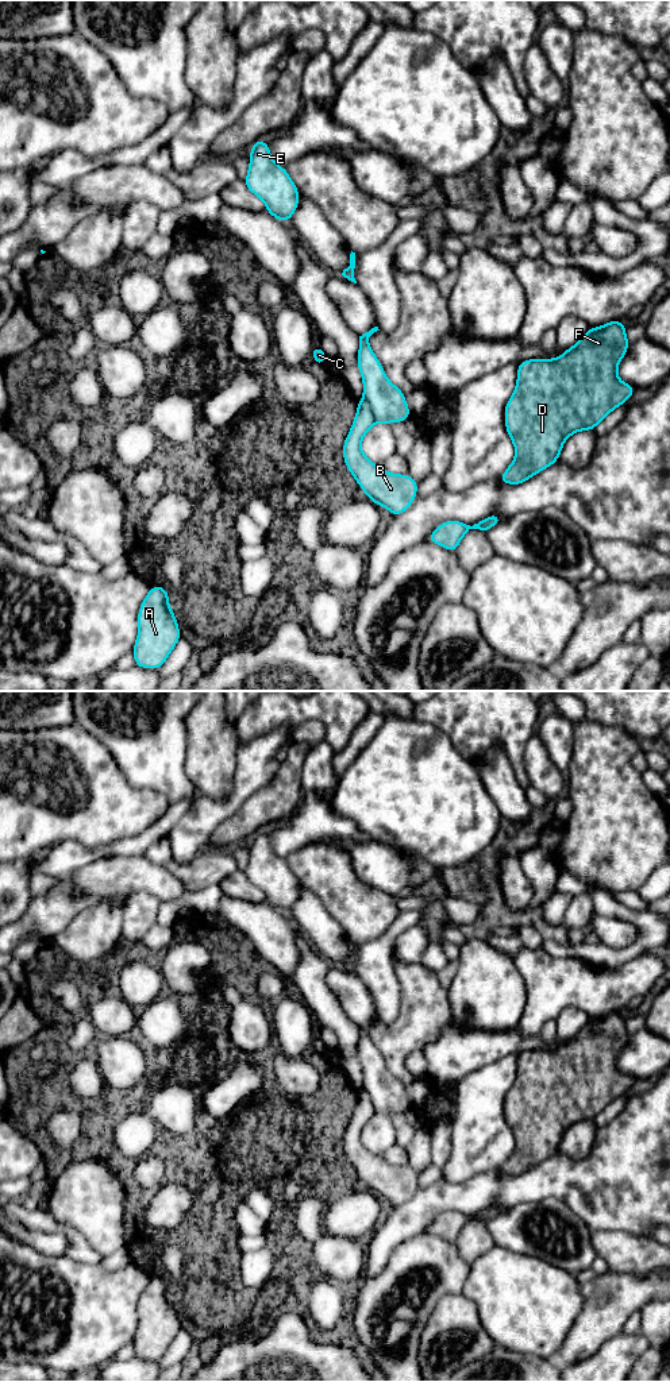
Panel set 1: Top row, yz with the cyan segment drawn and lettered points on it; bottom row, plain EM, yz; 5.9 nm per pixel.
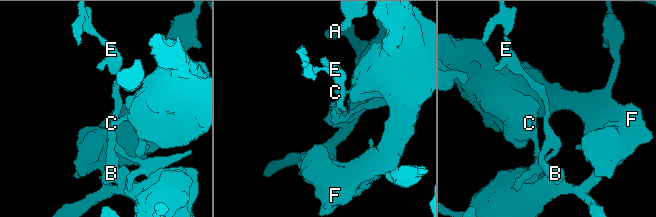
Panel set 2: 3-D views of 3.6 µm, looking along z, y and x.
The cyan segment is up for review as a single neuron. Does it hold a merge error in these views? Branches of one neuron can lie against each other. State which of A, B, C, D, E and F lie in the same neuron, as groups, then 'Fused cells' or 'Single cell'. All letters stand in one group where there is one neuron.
Groups: A B C D F / E. Fused cells

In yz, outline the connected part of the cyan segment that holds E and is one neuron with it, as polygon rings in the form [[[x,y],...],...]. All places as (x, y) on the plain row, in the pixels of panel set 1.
[[[258,830],[250,841],[250,858],[243,872],[247,880],[266,895],[266,902],[272,907],[288,915],[299,896],[299,881],[290,870],[286,860],[280,858],[272,850],[269,835],[262,830]]]

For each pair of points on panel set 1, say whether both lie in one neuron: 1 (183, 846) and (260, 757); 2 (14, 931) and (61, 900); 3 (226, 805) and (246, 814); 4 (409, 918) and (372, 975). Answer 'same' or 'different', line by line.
1: same
2: same
3: different
4: same

